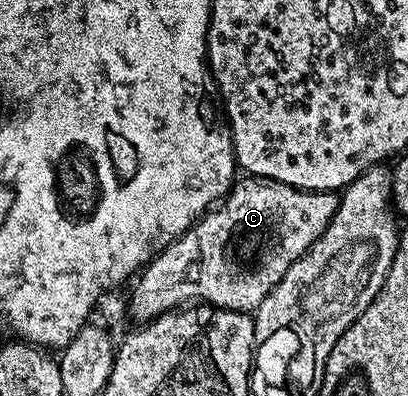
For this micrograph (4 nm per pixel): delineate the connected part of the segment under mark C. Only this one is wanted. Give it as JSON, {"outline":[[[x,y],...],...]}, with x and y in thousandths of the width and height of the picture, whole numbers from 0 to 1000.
{"outline":[[[588,447],[534,518],[350,674],[328,705],[321,747],[309,755],[309,790],[331,818],[348,818],[373,813],[412,783],[441,780],[451,768],[488,765],[623,788],[667,727],[689,717],[689,697],[699,697],[713,669],[782,604],[828,523],[831,490],[806,480],[730,480],[679,455]]]}

